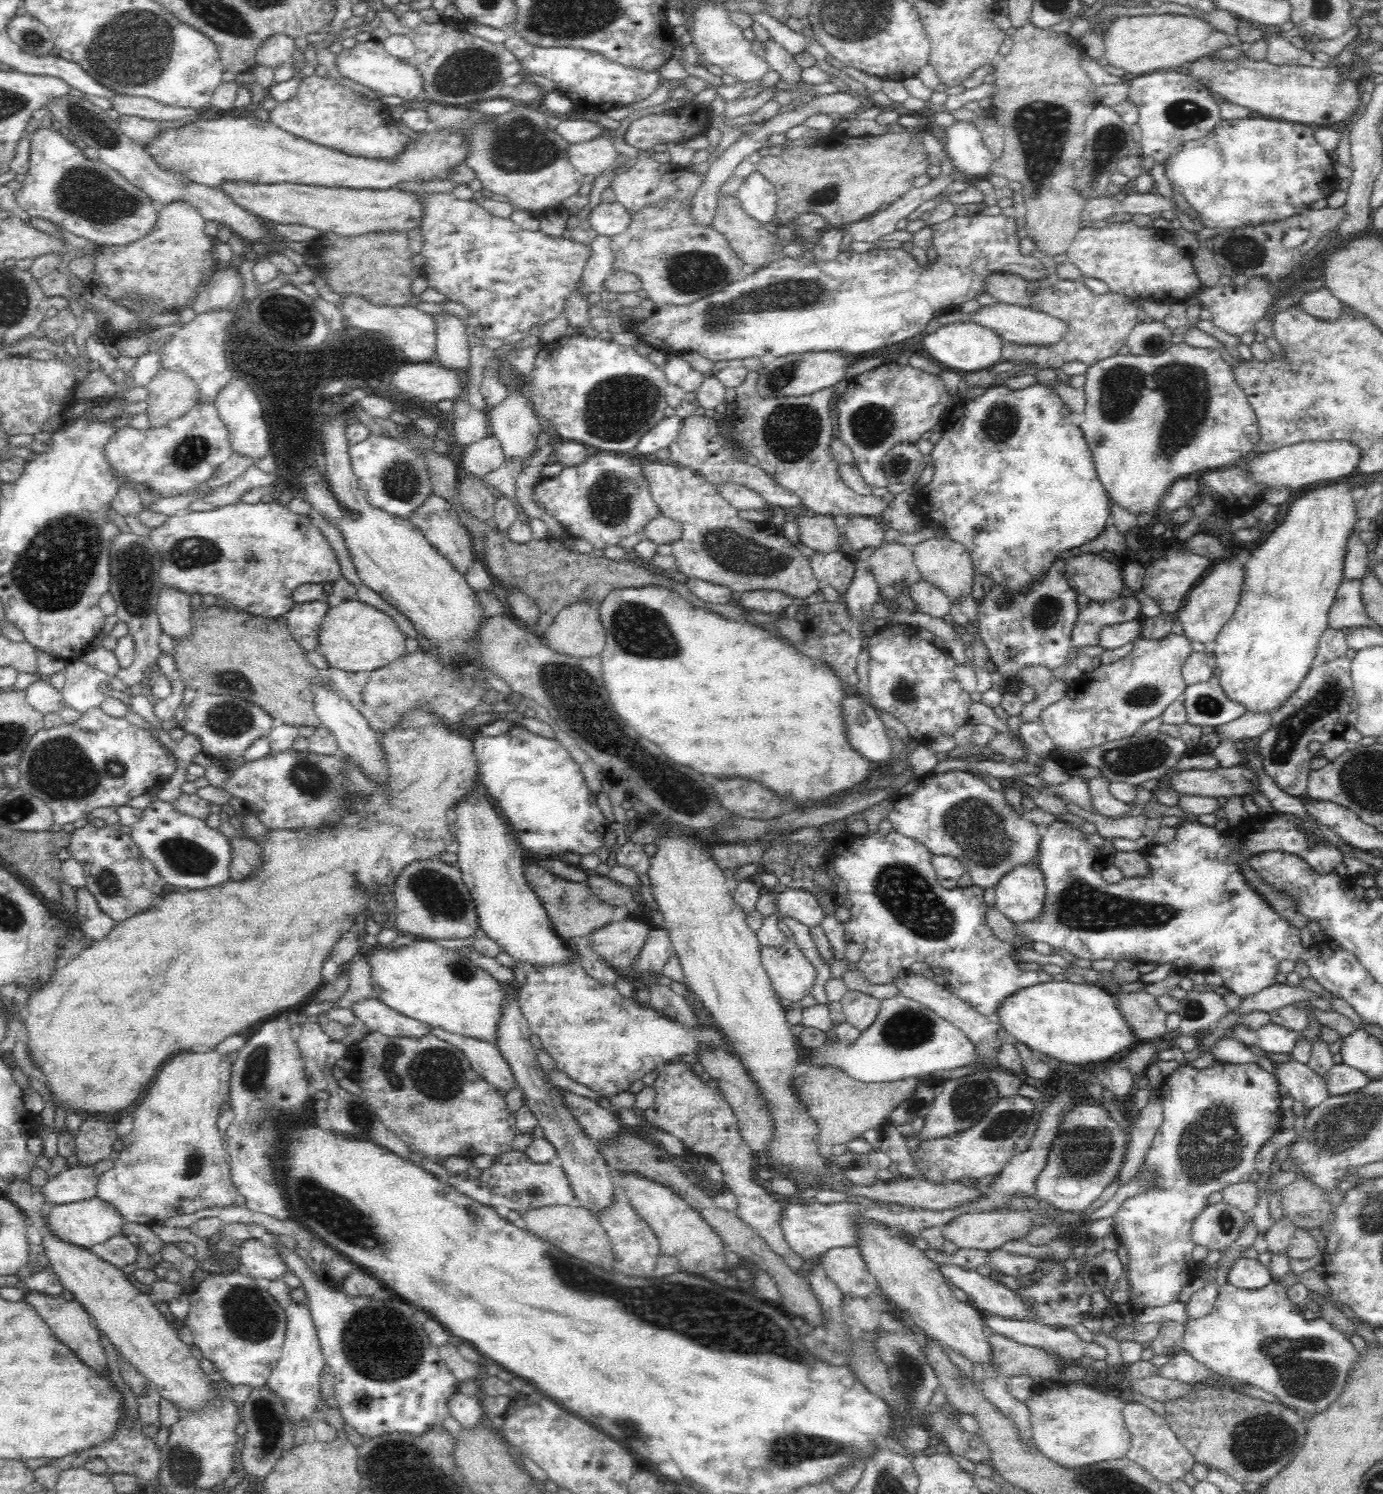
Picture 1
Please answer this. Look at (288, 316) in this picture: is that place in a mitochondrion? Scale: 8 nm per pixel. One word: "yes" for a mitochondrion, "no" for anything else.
yes

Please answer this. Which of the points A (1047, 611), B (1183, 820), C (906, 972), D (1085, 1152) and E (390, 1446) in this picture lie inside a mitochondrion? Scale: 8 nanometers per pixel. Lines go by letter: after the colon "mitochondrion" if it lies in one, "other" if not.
A: mitochondrion
B: other
C: other
D: mitochondrion
E: mitochondrion

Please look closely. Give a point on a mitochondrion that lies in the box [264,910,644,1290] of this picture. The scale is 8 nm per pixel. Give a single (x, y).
(438, 1073)

